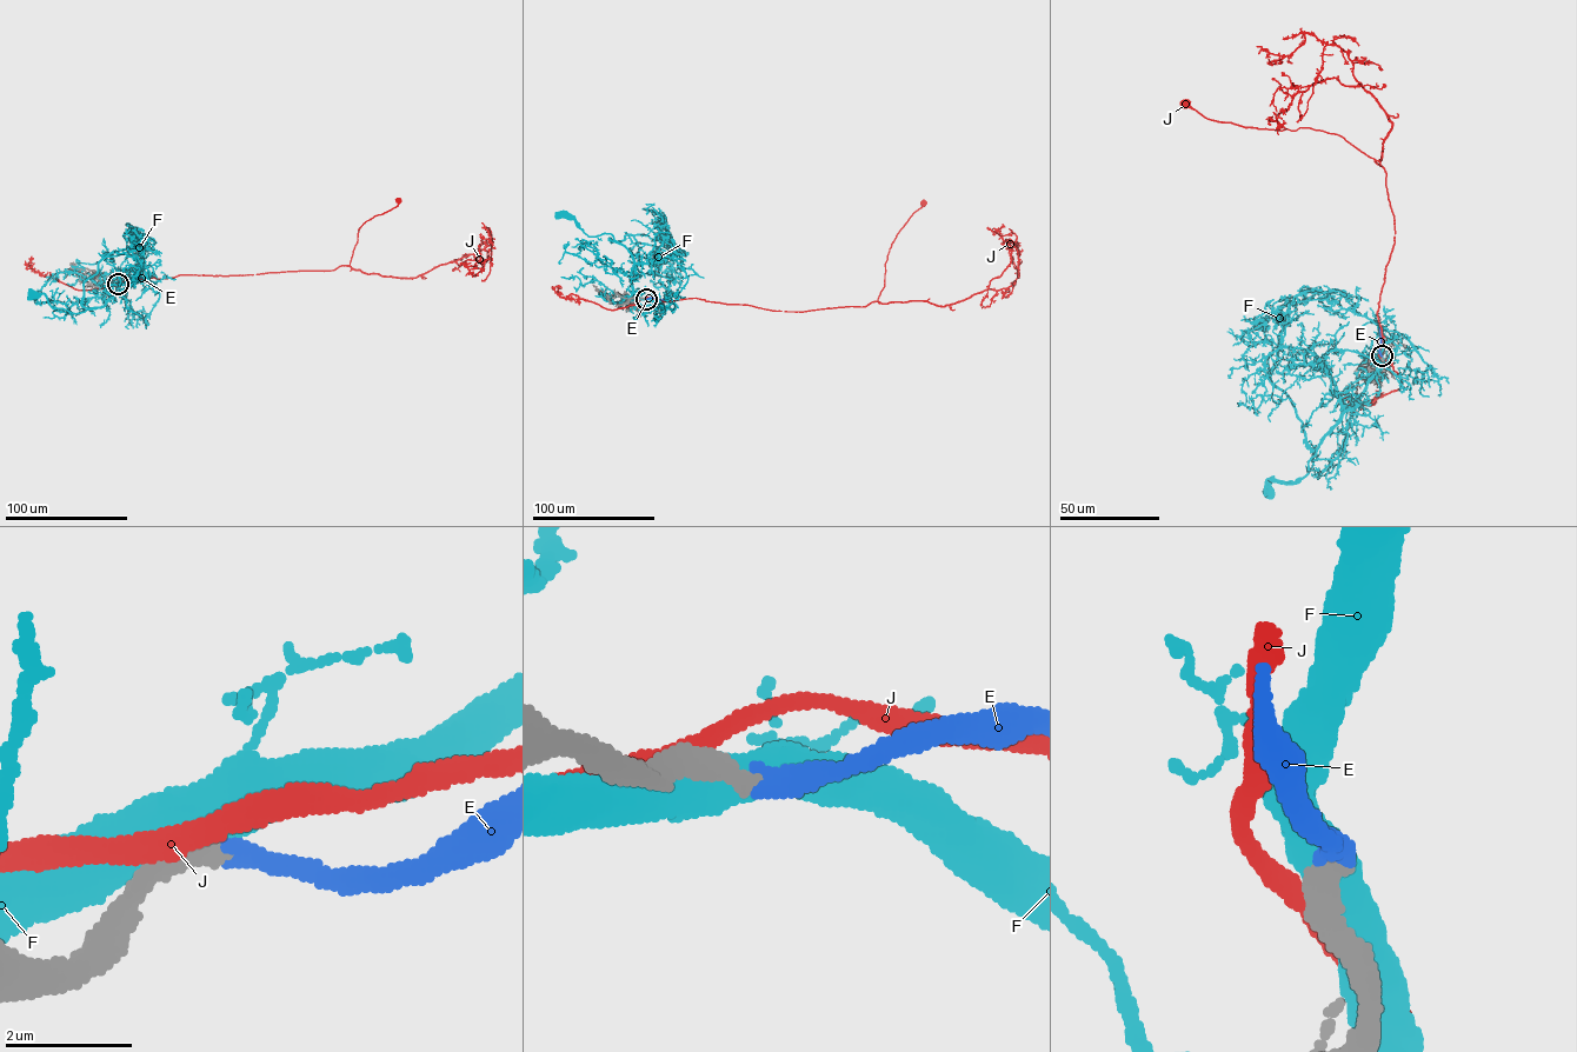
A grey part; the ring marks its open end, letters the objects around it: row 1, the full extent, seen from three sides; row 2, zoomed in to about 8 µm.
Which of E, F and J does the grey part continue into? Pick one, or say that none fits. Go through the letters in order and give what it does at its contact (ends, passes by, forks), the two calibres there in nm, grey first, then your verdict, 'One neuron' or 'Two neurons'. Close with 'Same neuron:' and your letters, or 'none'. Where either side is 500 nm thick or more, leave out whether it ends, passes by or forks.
E: It ends there. Thickness 320 nm (grey) against 360 nm. One neuron
F: Thickness 400 nm (grey) against 550 nm. Two neurons
J: It passes by. Thickness 300 nm (grey) against 320 nm. Two neurons
Same neuron: E

